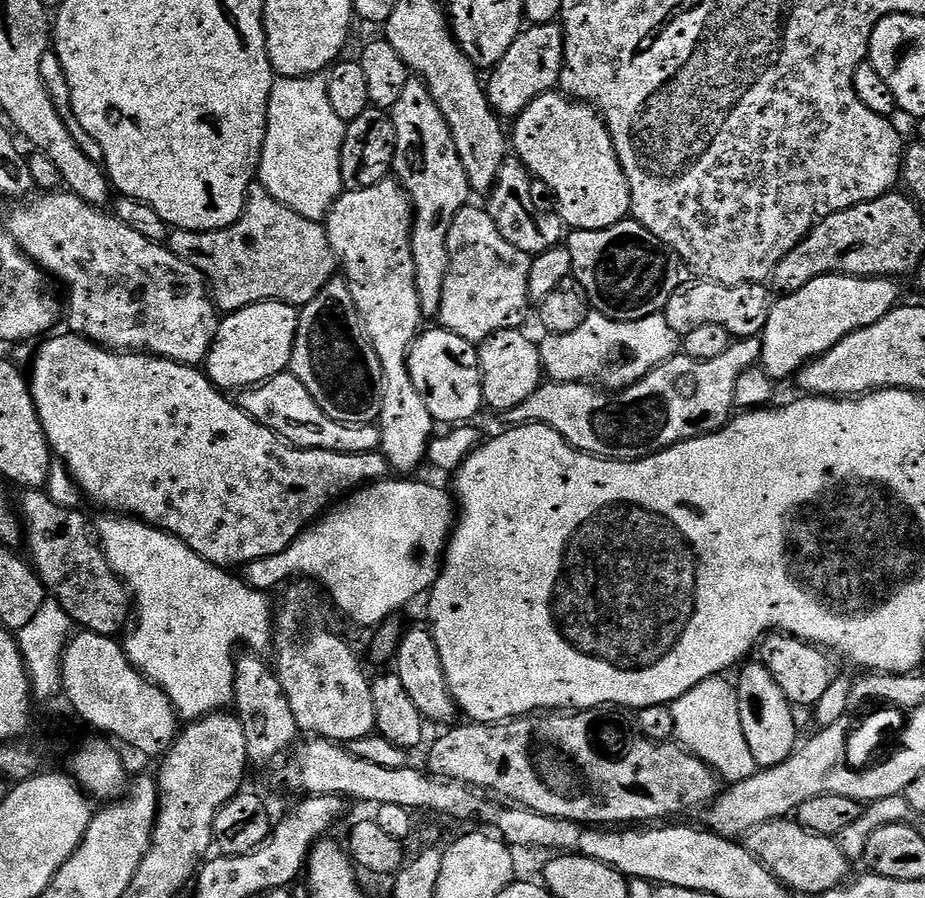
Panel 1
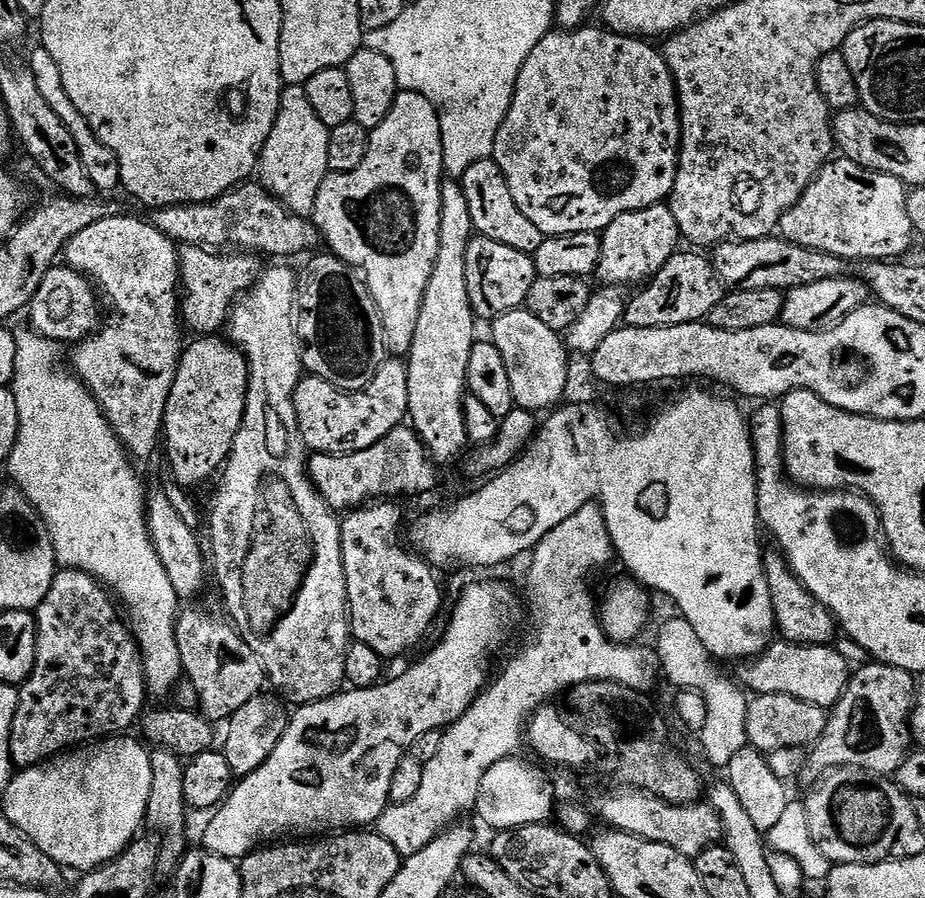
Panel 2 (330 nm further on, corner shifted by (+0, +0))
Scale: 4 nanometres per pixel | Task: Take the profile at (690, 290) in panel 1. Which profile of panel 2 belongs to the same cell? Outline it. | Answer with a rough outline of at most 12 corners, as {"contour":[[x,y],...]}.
{"contour":[[677,251],[625,303],[623,327],[707,321],[726,289]]}

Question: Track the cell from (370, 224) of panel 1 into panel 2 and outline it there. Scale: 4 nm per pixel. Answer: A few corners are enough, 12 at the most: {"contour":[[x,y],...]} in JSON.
{"contour":[[397,91],[310,220],[407,357],[438,258],[436,109]]}

